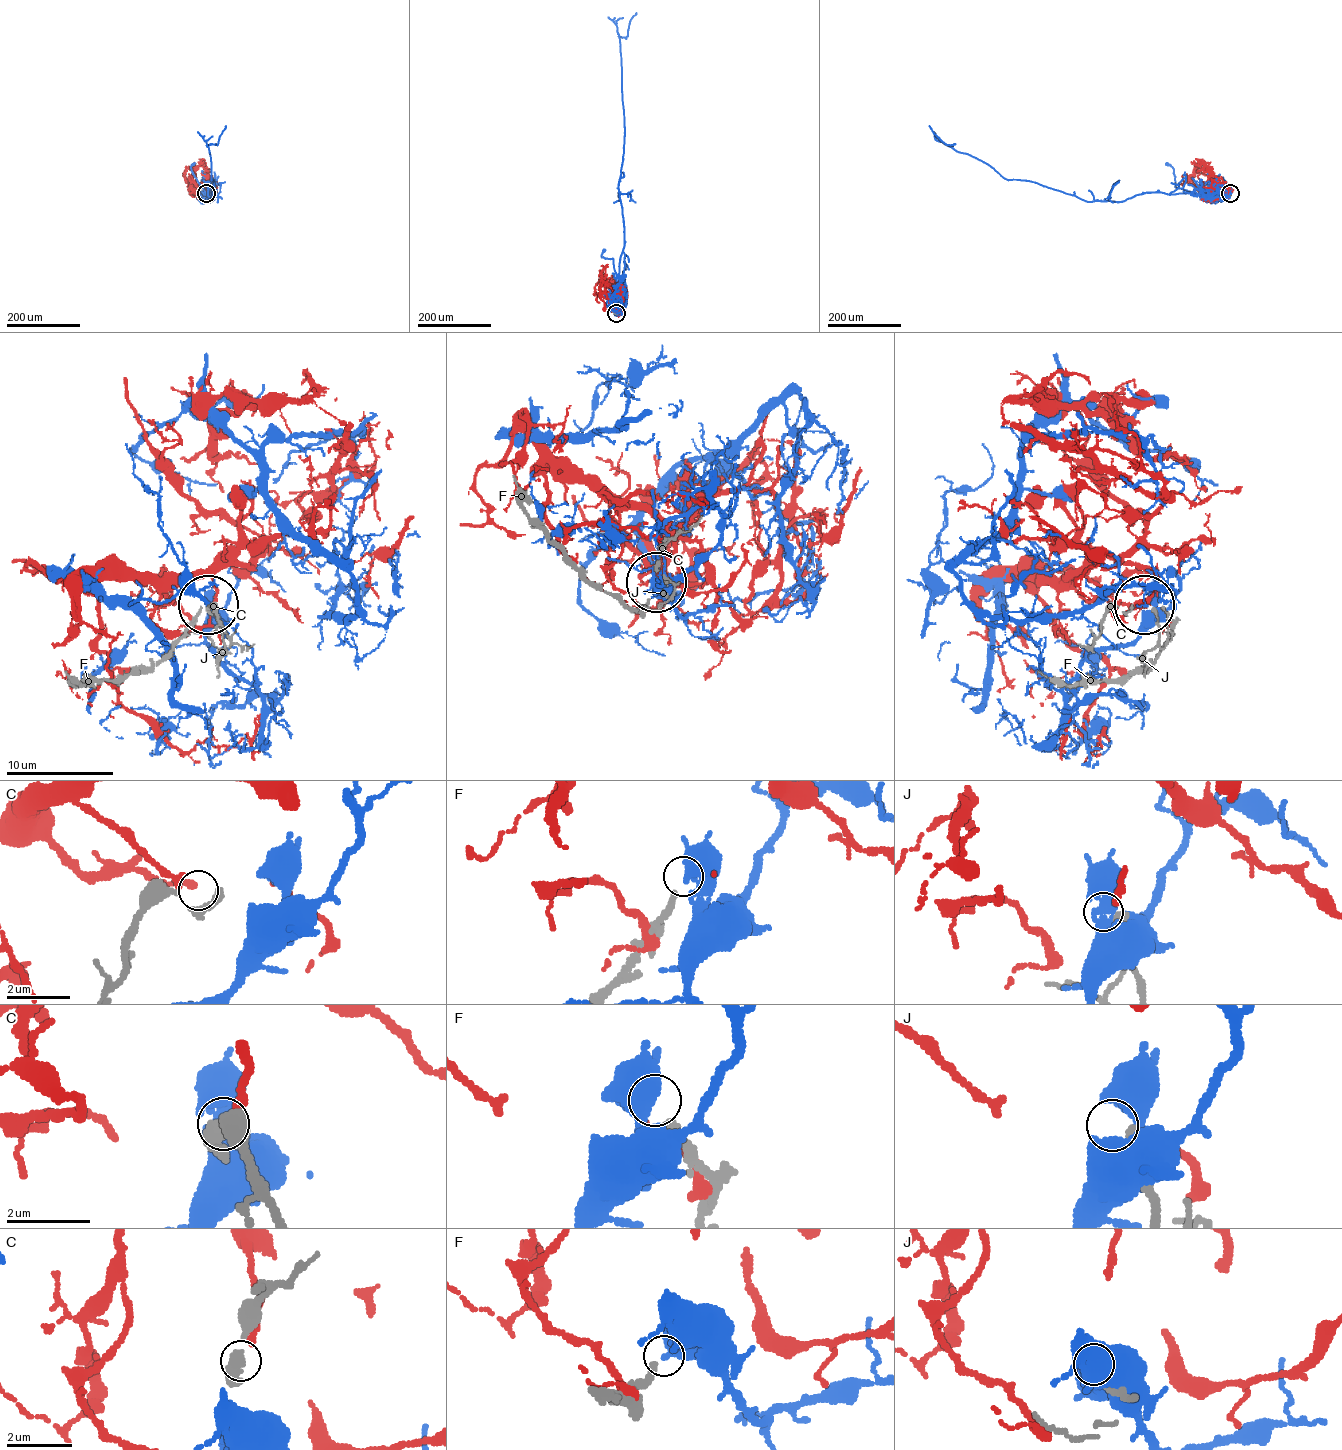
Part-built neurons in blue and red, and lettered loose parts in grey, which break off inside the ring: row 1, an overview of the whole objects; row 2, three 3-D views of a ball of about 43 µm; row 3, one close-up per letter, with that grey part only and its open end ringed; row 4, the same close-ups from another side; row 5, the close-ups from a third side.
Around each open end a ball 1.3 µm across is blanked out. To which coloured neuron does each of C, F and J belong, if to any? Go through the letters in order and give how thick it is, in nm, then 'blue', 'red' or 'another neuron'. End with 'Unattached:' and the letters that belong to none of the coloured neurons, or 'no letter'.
C: 170 nm thick; red
F: 200 nm thick; another neuron
J: 340 nm thick; another neuron
Unattached: F, J

